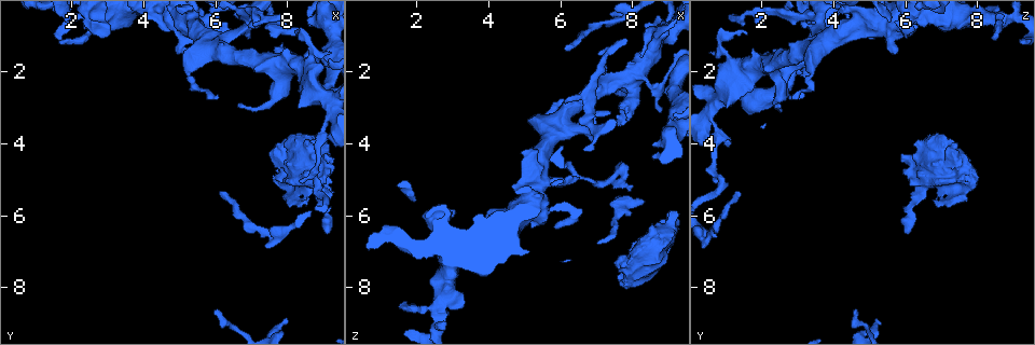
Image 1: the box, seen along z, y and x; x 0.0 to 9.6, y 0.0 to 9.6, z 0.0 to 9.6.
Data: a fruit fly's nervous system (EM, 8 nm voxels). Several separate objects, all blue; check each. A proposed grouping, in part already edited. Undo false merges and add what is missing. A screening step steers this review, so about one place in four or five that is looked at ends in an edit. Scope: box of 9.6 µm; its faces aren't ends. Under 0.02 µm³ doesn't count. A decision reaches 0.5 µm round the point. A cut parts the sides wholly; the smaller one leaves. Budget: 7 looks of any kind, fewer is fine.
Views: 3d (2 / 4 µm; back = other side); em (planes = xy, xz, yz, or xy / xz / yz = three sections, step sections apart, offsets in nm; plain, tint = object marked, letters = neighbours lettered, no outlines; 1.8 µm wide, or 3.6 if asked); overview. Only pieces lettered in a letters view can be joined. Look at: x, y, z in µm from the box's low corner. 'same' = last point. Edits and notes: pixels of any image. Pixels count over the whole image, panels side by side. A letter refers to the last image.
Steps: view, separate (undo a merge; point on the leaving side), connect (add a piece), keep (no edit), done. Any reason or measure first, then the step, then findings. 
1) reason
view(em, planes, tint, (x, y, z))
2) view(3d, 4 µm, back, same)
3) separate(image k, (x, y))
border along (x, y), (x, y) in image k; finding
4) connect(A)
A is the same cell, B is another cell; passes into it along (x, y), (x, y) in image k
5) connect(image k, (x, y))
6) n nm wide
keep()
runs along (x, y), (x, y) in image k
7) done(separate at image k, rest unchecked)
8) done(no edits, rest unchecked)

an open end
view(em, planes, letters, (6.15, 5.35, 1.35))

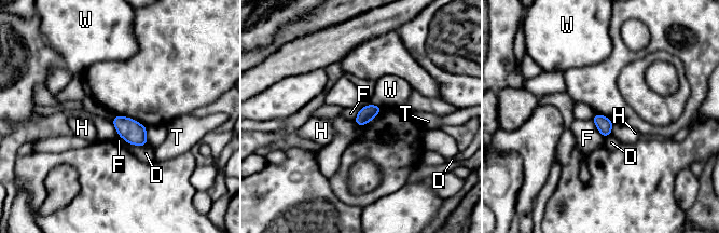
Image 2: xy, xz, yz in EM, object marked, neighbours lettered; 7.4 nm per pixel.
120 nm wide
keep()
D, F, H, T and W are other cells; border along (591, 120), (604, 138) in image 2; none of them fits

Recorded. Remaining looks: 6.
sudden change in width
view(em, 3.6 µm, yz, step 8, tint, (5.35, 0.70, 5.10))

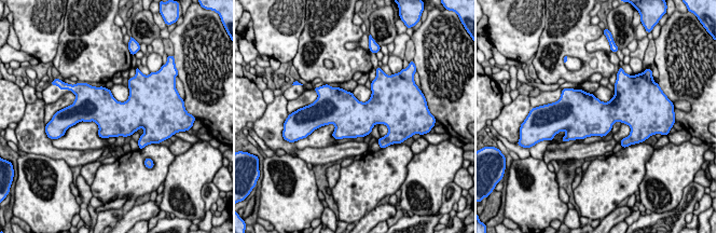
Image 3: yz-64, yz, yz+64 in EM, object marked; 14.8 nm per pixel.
cut it another way
view(em, 3.6 µm, planes, letters, same)

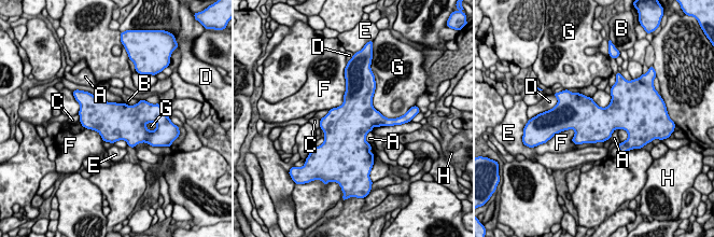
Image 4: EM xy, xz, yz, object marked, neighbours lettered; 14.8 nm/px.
550 nm wide
keep()
A, B, C, D, E, F, G and H are other cells; one neuron here

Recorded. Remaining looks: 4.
tapers out
view(em, xy, step 16, tint, (5.95, 8.65, 4.60))

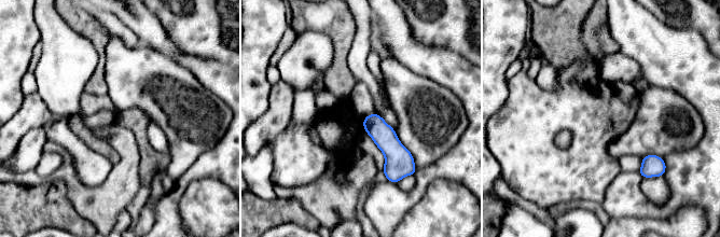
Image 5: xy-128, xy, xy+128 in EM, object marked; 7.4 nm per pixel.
another direction
view(em, planes, letters, same)

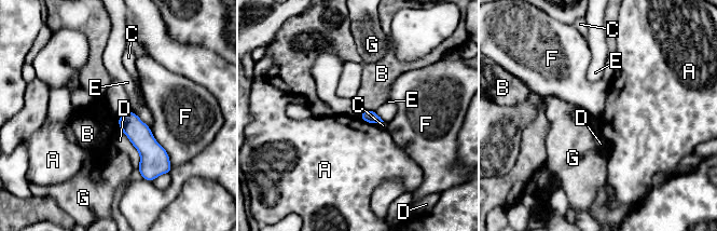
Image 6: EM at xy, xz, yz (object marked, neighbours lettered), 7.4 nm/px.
keep()
A, B, C, D, E, F and G are other cells; none of them fits

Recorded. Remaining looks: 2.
done(no edits, rest unchecked)

